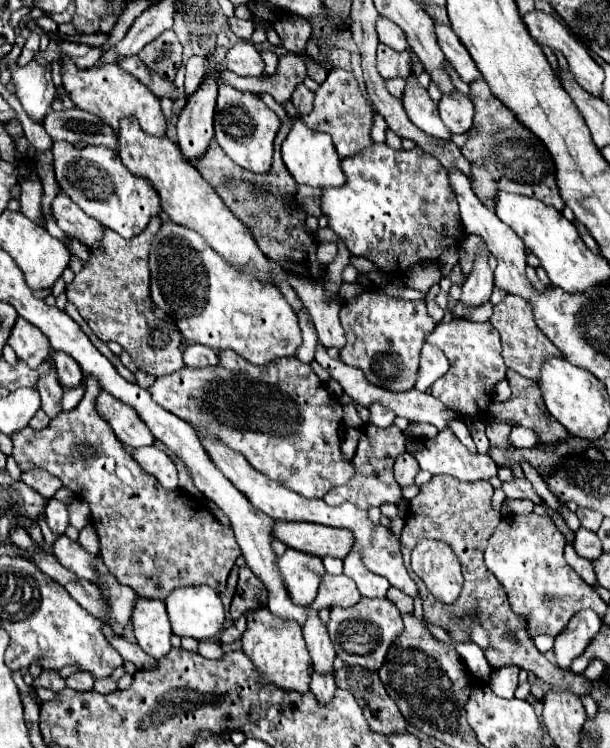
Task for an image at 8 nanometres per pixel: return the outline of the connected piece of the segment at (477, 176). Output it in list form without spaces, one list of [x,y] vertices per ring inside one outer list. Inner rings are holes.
[[[475,162],[471,164],[471,184],[473,184],[473,192],[477,194],[477,198],[487,206],[493,208],[493,196],[497,192],[497,182],[495,178],[489,174],[489,170],[485,166],[477,166]]]

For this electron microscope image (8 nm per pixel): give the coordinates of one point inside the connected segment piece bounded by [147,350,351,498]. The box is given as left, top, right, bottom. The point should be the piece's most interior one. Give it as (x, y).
(279, 416)

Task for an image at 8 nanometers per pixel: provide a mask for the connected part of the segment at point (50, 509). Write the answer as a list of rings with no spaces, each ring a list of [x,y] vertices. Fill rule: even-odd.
[[[51,498],[47,502],[47,524],[49,528],[55,532],[55,534],[63,534],[69,526],[69,510],[67,510],[67,504],[57,500],[57,498]]]

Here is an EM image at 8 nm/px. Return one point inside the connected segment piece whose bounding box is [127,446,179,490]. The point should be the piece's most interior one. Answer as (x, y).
(153, 460)

